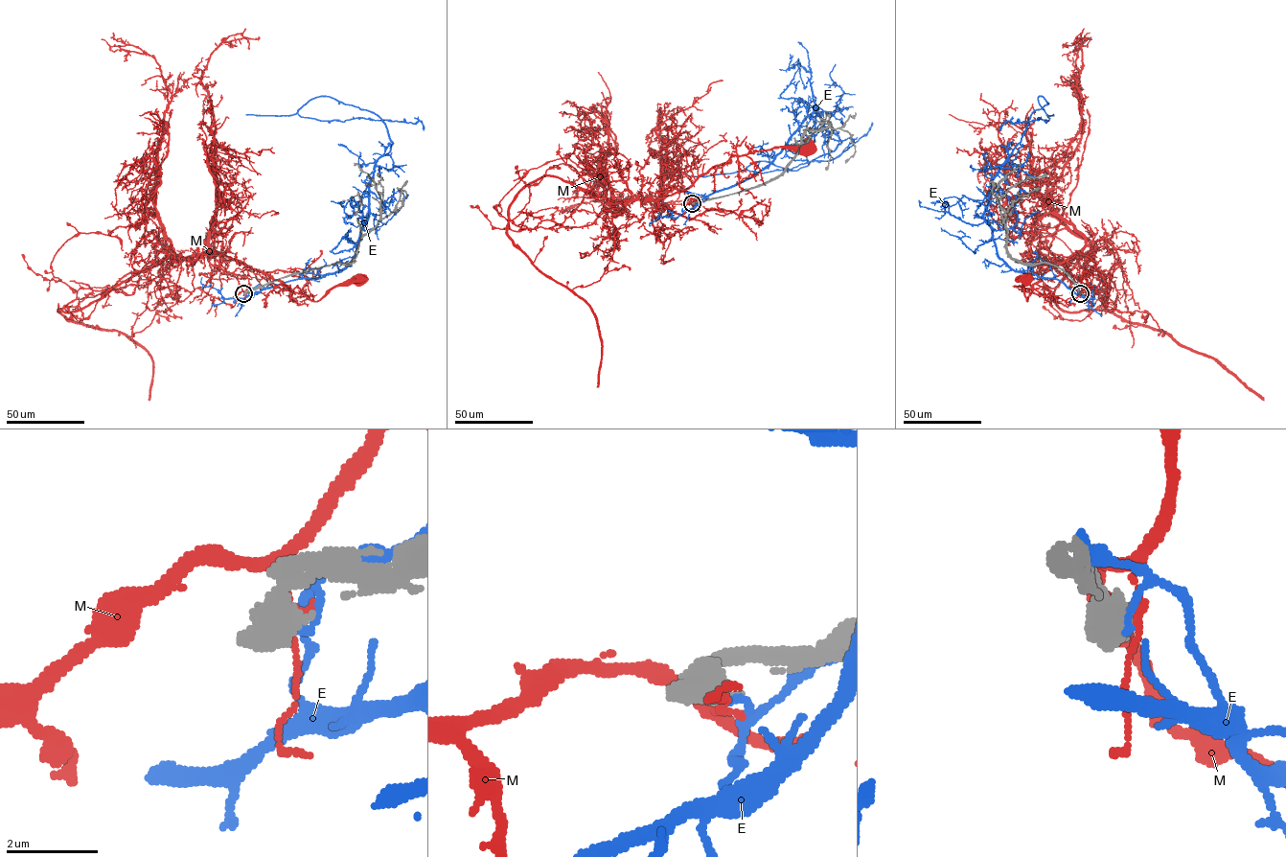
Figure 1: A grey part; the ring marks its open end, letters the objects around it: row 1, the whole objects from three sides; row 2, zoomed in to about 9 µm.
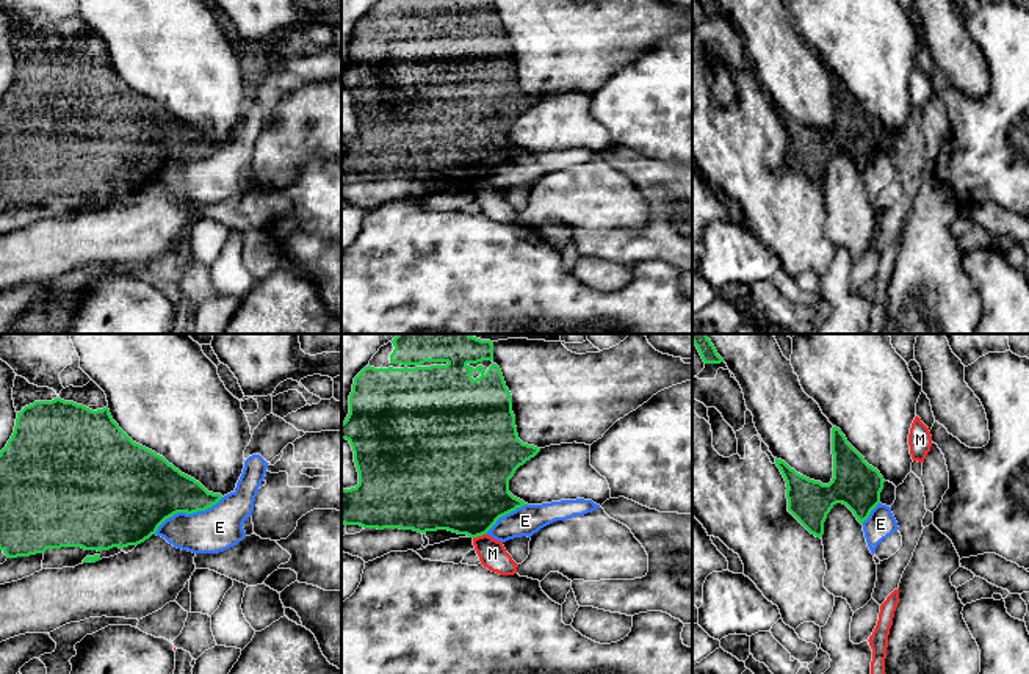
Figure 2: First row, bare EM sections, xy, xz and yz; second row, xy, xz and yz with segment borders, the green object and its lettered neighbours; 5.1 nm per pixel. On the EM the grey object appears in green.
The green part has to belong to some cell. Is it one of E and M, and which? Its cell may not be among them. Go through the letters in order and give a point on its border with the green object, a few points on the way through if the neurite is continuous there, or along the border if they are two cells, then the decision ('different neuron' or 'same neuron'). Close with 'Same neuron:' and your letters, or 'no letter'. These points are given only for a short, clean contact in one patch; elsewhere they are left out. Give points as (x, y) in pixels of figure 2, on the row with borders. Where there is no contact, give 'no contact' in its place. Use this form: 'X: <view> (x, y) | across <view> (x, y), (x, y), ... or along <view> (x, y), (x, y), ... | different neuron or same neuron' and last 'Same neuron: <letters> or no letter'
E: xy (187, 513) | different neuron
M: xz (478, 535) | along xz (484, 533), (473, 538) | different neuron
Same neuron: no letter

